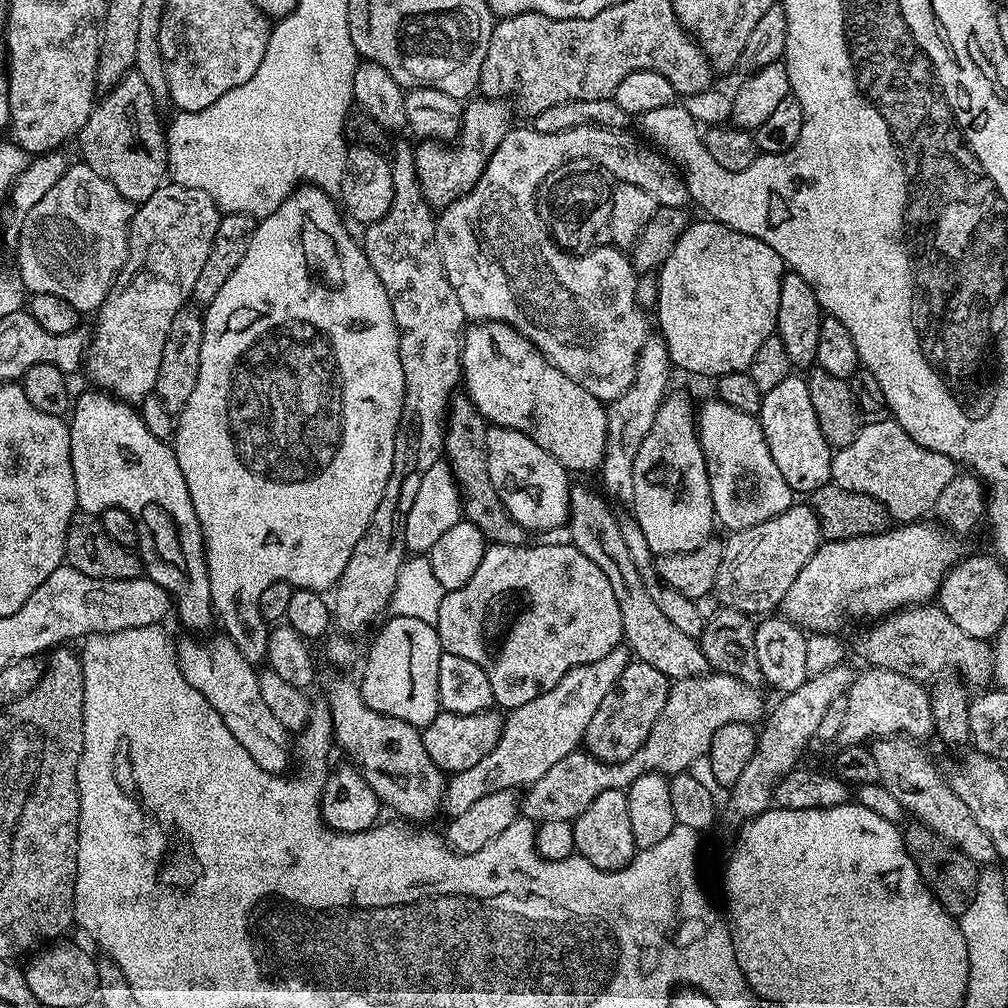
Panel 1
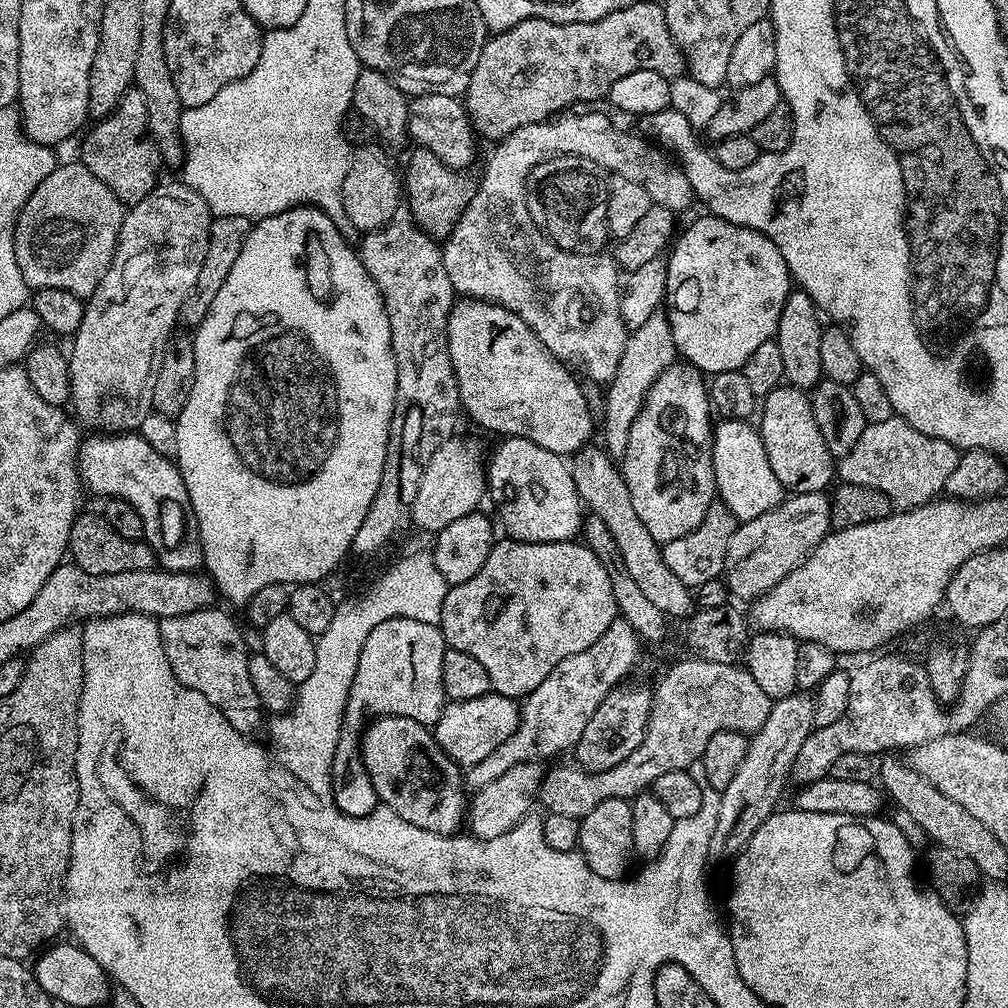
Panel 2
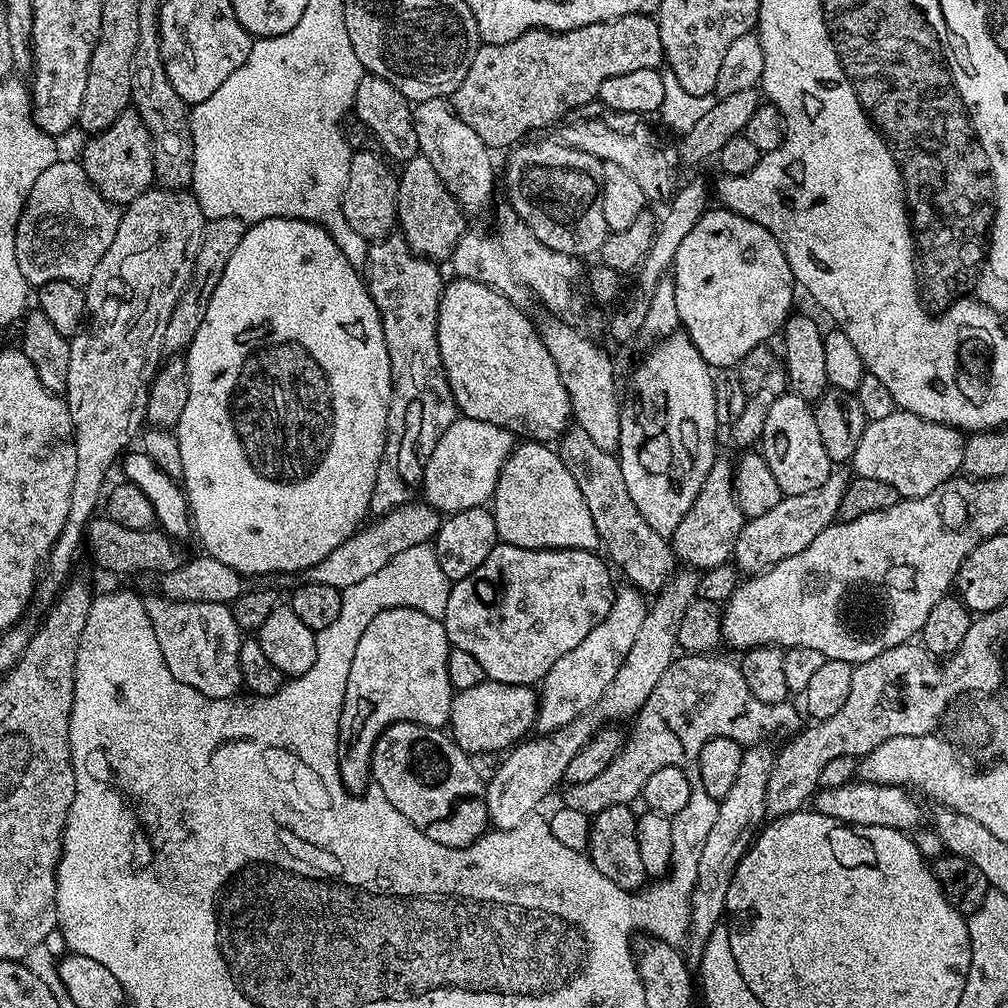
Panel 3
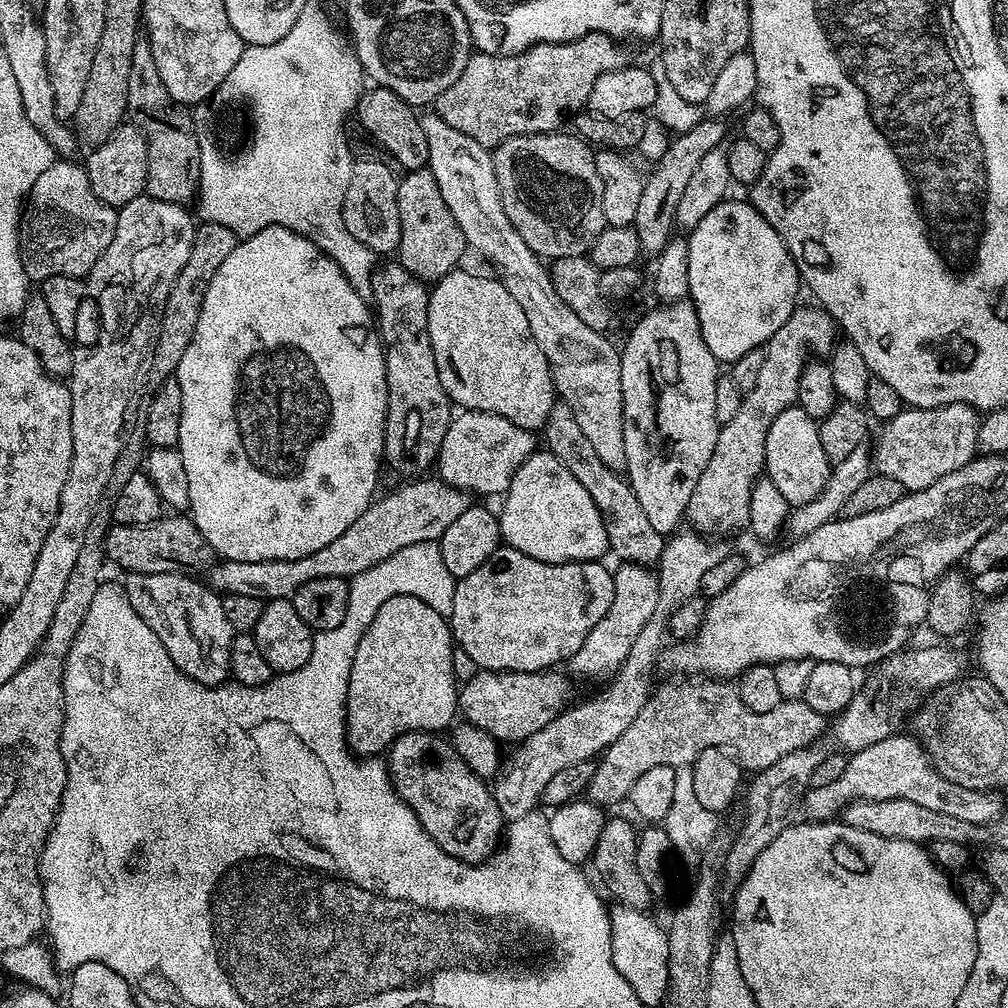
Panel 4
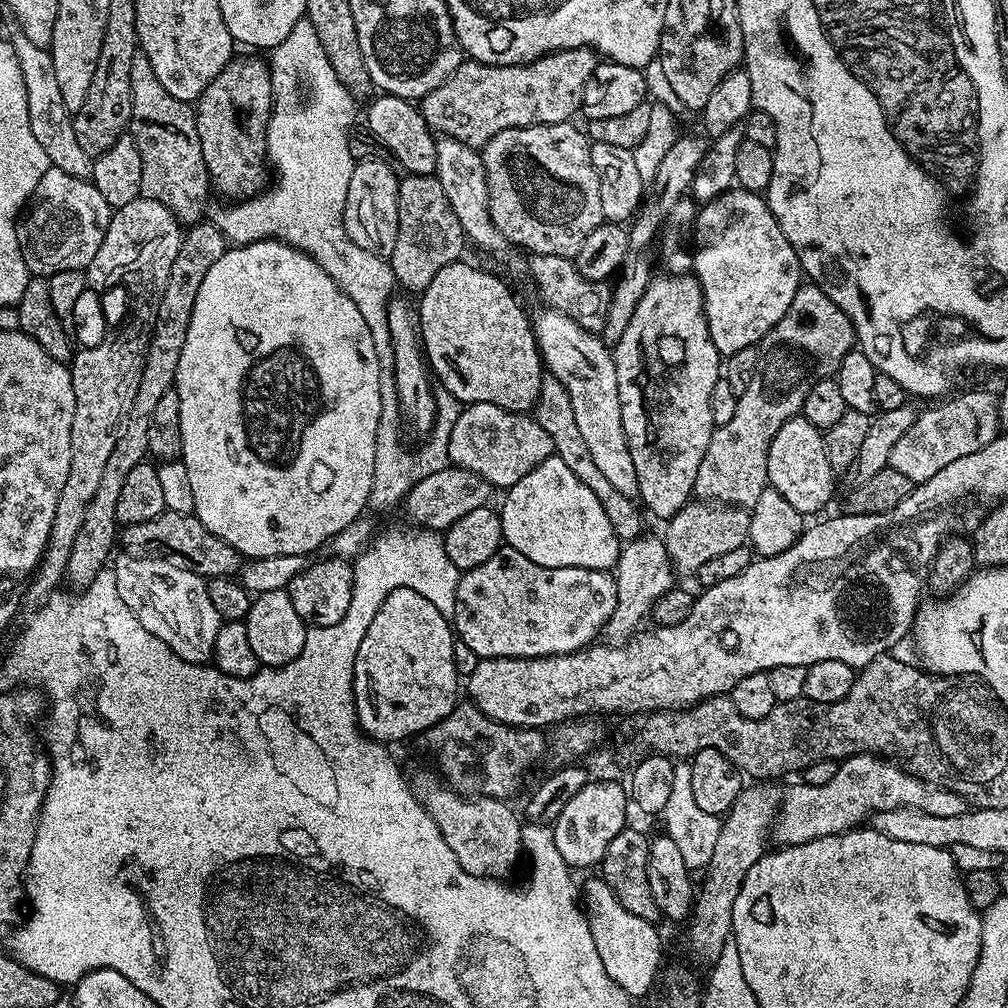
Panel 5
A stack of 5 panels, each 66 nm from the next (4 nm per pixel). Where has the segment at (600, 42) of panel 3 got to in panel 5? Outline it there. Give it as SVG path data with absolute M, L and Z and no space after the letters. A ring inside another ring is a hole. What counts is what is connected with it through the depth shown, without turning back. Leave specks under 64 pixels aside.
M571 48L570 50L562 50L561 52L551 52L549 56L533 60L530 64L507 64L506 66L483 64L477 60L465 58L461 60L458 70L454 70L454 74L450 74L450 78L446 78L446 82L442 82L442 86L430 90L430 94L426 94L424 99L419 101L418 107L422 118L426 118L426 122L432 127L433 133L440 136L449 136L466 146L480 150L483 149L486 142L490 142L490 138L494 138L494 134L502 134L502 130L506 130L507 128L525 128L526 126L534 126L535 124L569 123L573 119L572 115L577 115L580 112L582 93L586 91L586 82L590 82L590 74L594 74L597 63L597 53L591 48Z

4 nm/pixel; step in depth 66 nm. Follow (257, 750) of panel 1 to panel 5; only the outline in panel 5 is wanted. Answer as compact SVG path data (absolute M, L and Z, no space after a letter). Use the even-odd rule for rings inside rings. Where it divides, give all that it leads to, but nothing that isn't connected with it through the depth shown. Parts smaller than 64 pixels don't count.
M156 554L118 556L114 560L118 594L122 602L134 610L134 618L138 618L154 638L162 638L178 658L191 664L207 665L212 659L214 638L218 638L222 623L218 610L214 610L210 602L208 580L182 566L174 566Z

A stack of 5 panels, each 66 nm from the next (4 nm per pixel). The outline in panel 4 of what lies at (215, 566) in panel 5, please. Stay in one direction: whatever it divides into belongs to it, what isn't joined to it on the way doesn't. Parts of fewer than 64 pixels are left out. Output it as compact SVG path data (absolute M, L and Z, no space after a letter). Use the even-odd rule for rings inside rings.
M164 514L159 520L146 522L142 526L113 523L104 535L104 555L111 563L113 560L118 567L124 568L125 573L146 574L204 574L217 559L216 551L210 546L210 542L202 538L202 530L198 530L192 519L184 514Z

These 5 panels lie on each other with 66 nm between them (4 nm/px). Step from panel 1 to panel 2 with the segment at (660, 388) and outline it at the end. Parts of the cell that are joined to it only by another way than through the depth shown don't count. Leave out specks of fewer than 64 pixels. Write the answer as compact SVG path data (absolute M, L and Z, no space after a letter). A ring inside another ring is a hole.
M656 311L642 326L629 335L626 350L622 350L622 362L618 362L616 377L608 382L604 396L604 441L602 447L612 458L622 458L626 454L626 442L630 442L630 426L644 405L650 386L658 377L677 361L678 353L670 322L663 311Z

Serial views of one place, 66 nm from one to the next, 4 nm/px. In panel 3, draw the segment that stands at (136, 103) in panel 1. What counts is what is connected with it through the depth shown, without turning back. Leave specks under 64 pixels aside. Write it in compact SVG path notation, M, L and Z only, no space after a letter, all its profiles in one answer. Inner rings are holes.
M135 110L124 112L106 130L95 133L84 148L82 163L92 185L112 204L126 206L153 187L156 179L152 135Z

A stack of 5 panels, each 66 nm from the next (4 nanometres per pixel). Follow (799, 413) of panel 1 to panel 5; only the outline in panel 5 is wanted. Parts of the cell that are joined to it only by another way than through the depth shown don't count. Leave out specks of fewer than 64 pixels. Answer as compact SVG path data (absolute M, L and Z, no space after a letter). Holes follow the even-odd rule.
M802 414L790 418L778 434L774 434L774 442L770 442L768 451L768 482L771 488L778 490L794 510L798 510L800 515L805 518L811 518L815 512L820 512L832 500L832 495L836 492L837 473L832 471L829 460L826 459L826 446L824 445L824 432L815 428L809 420Z

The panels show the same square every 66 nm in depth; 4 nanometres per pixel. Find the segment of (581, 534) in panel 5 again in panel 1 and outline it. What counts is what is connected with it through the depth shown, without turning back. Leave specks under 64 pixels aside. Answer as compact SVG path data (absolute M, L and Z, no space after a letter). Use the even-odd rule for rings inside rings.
M489 427L488 469L490 482L502 506L508 511L508 517L518 522L525 533L548 532L551 528L565 527L570 473L564 465L546 454L546 450L538 446L538 442L526 438L526 434L513 428Z

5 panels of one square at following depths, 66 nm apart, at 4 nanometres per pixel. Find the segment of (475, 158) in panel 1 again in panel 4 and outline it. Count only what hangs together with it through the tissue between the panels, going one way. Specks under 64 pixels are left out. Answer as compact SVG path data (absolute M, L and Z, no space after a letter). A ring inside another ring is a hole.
M428 167L405 171L403 175L398 180L398 262L420 280L435 282L459 265L456 263L466 253L464 235L458 222L454 222L454 214L450 214L446 201L442 199L442 190L438 190L438 182L434 182L434 174Z

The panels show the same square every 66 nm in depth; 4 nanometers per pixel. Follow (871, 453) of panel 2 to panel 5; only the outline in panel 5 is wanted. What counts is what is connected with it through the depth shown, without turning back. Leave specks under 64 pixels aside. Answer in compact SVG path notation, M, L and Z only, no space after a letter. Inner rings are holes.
M963 392L937 403L940 404L937 408L917 415L914 426L894 442L894 450L890 450L888 459L889 468L898 470L898 474L906 474L913 485L921 484L934 478L938 470L950 466L950 462L966 458L966 454L974 454L974 450L982 450L982 446L996 437L1001 429L997 397L988 392Z

